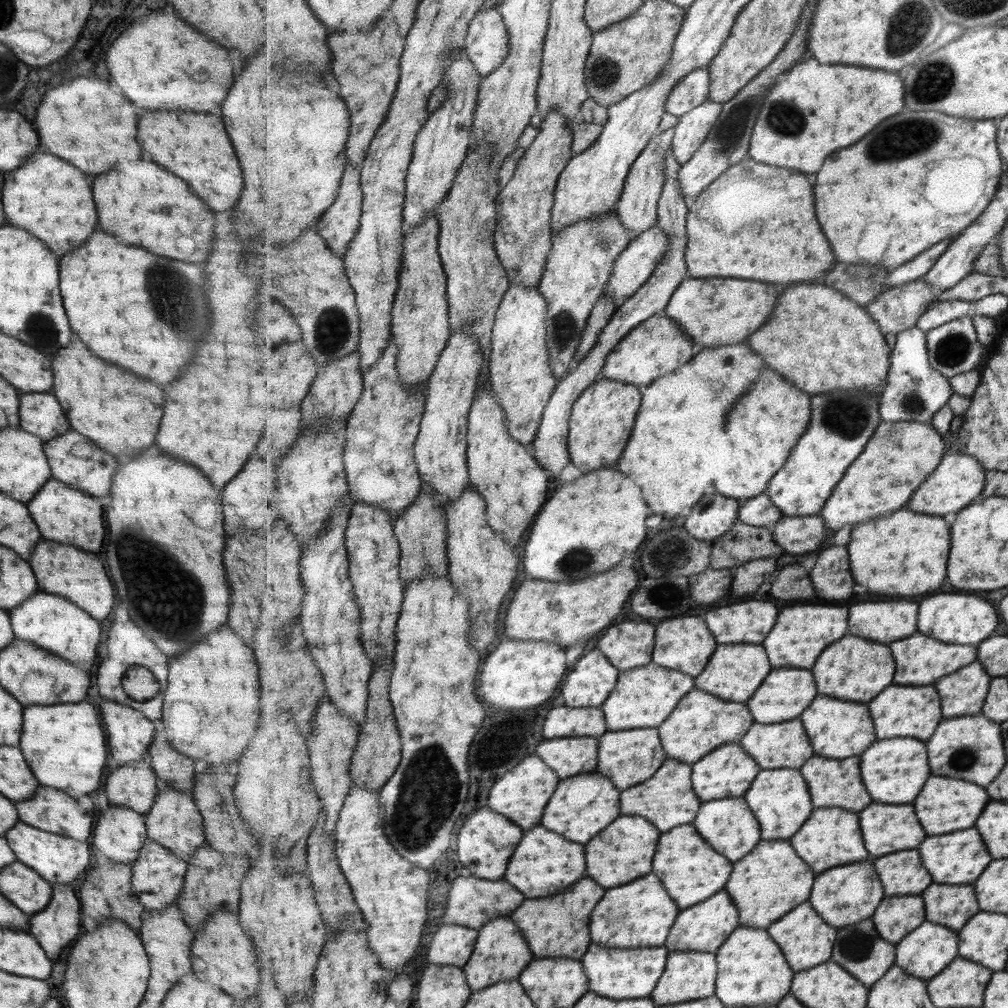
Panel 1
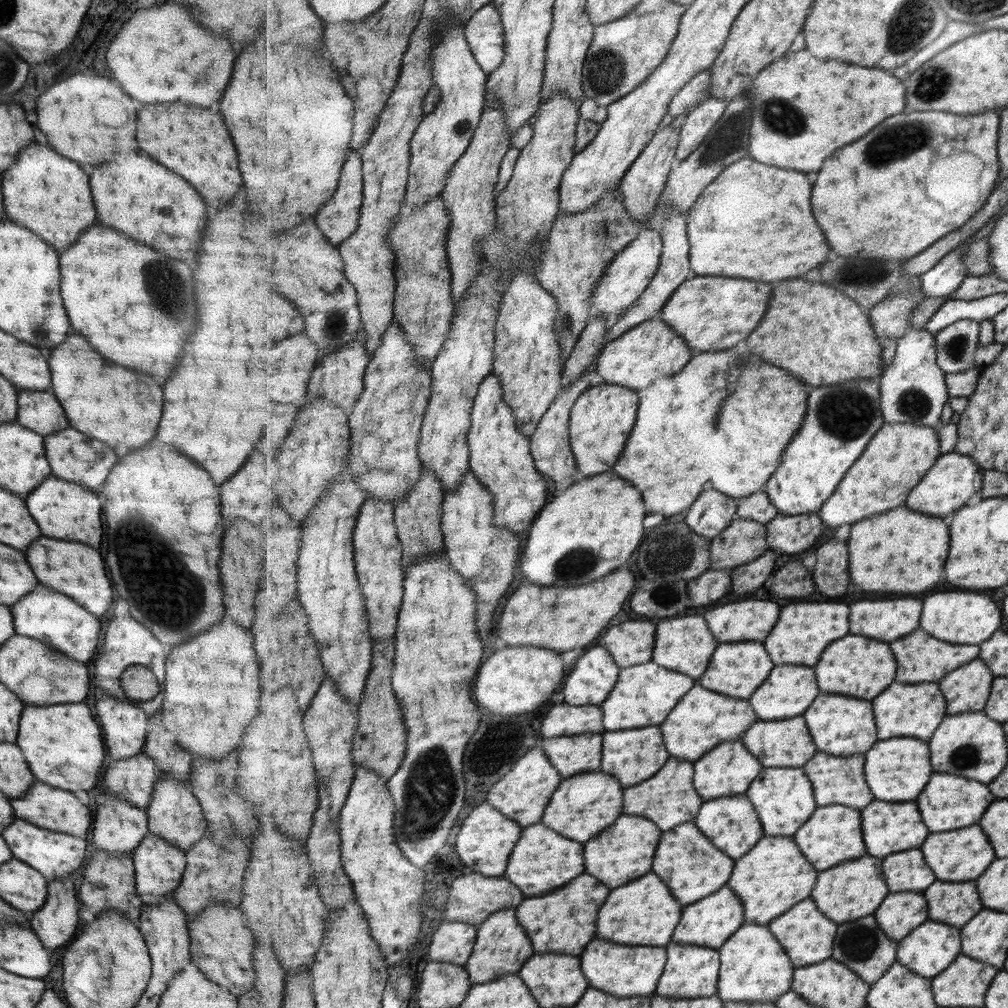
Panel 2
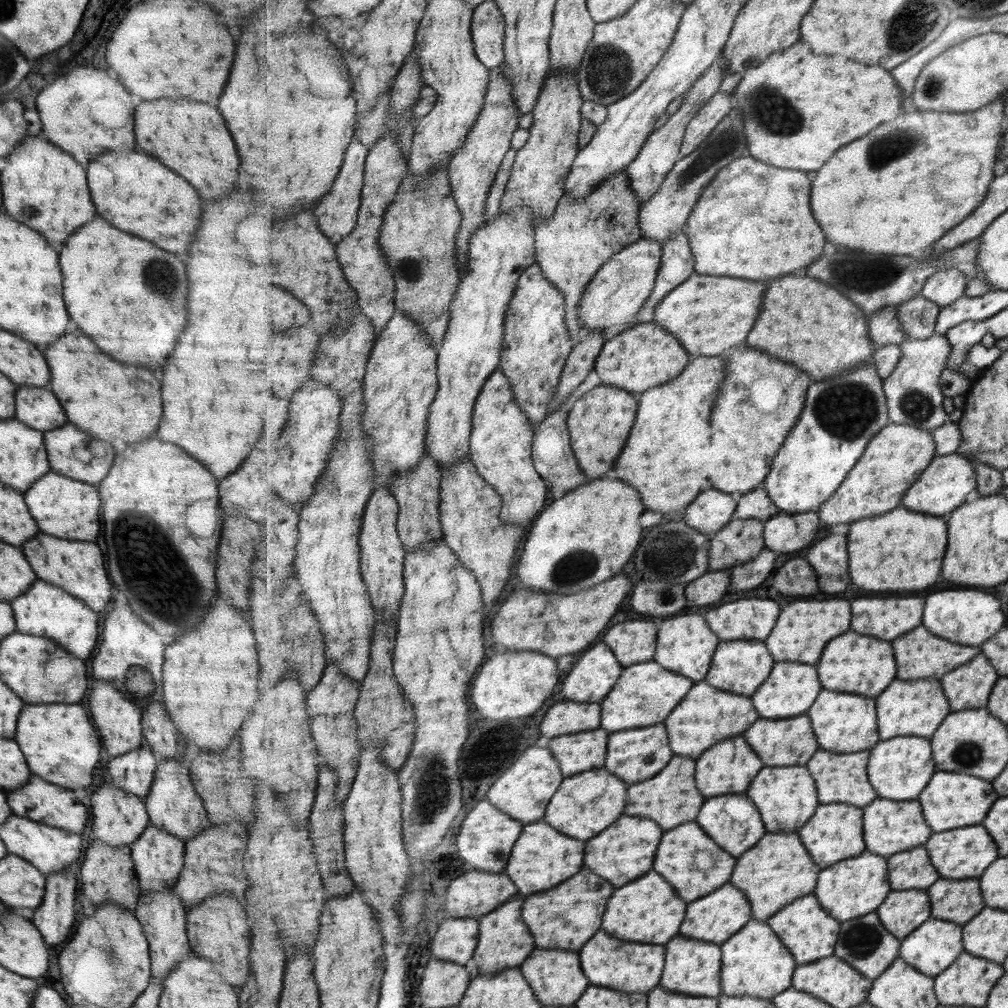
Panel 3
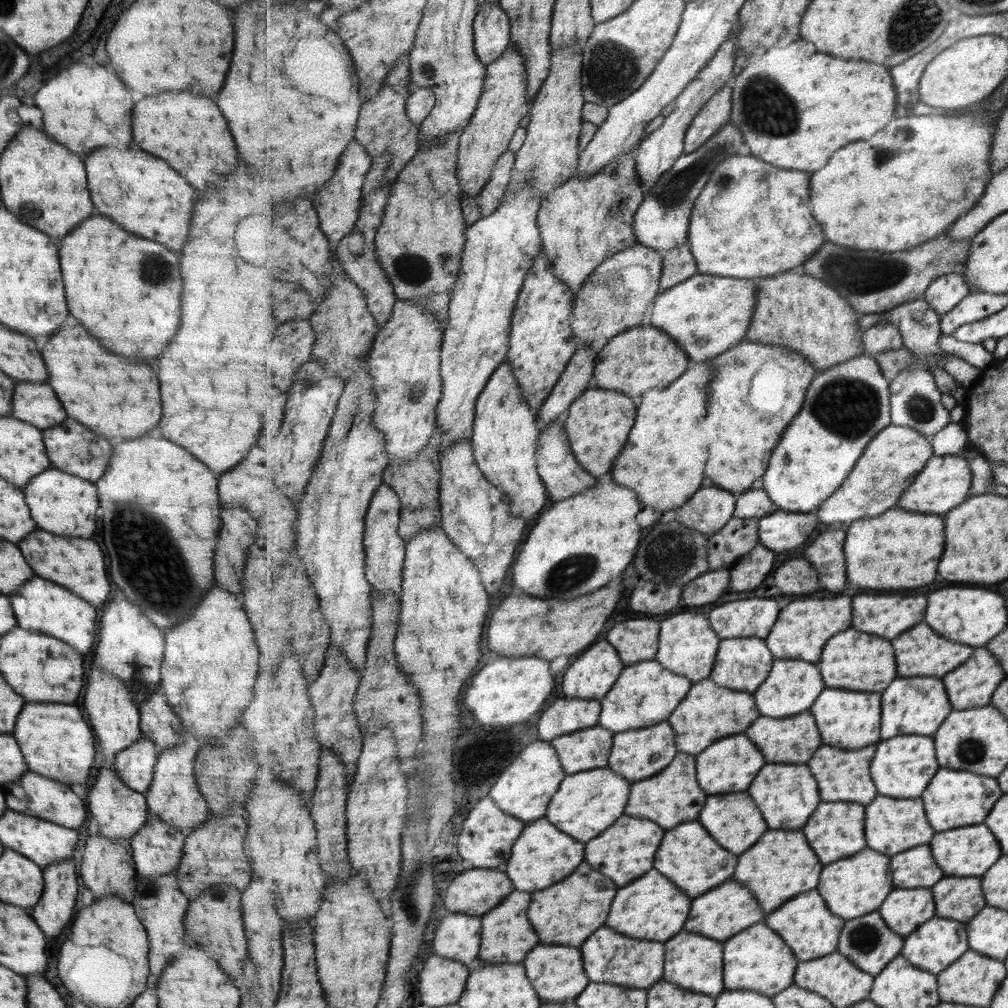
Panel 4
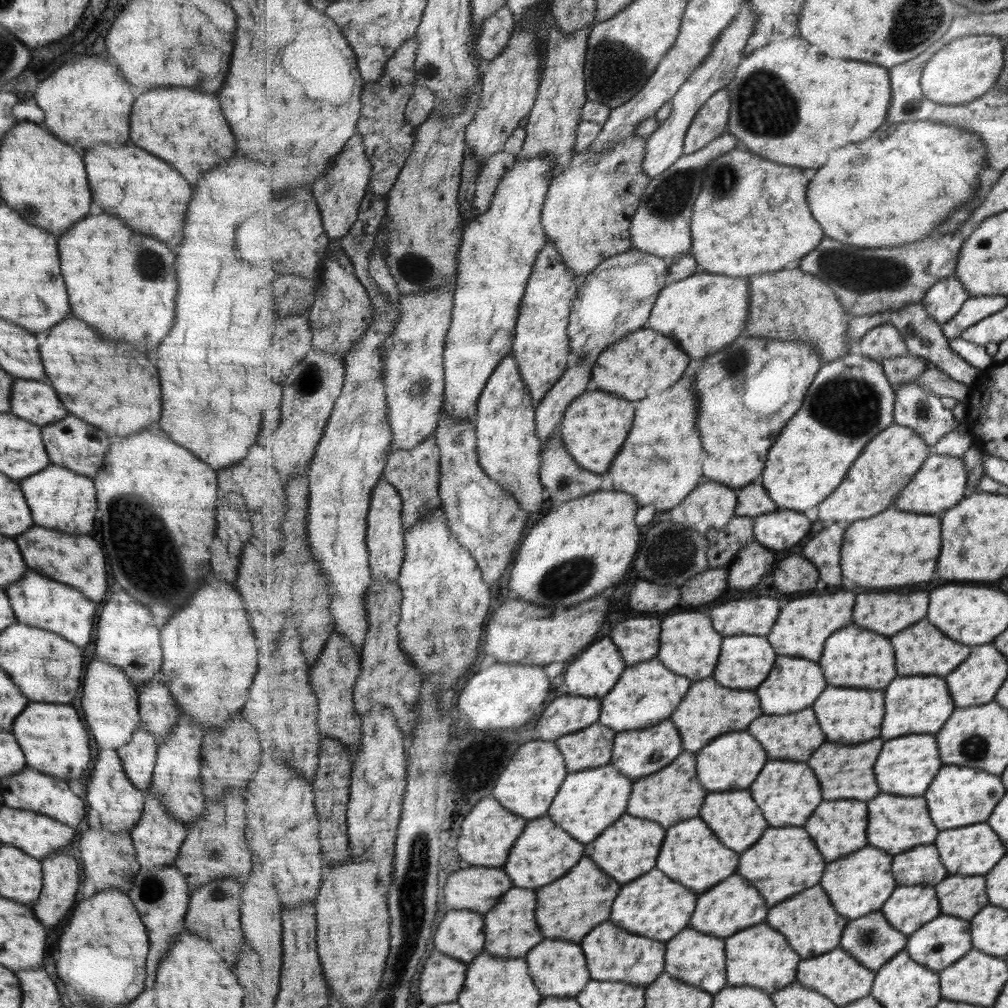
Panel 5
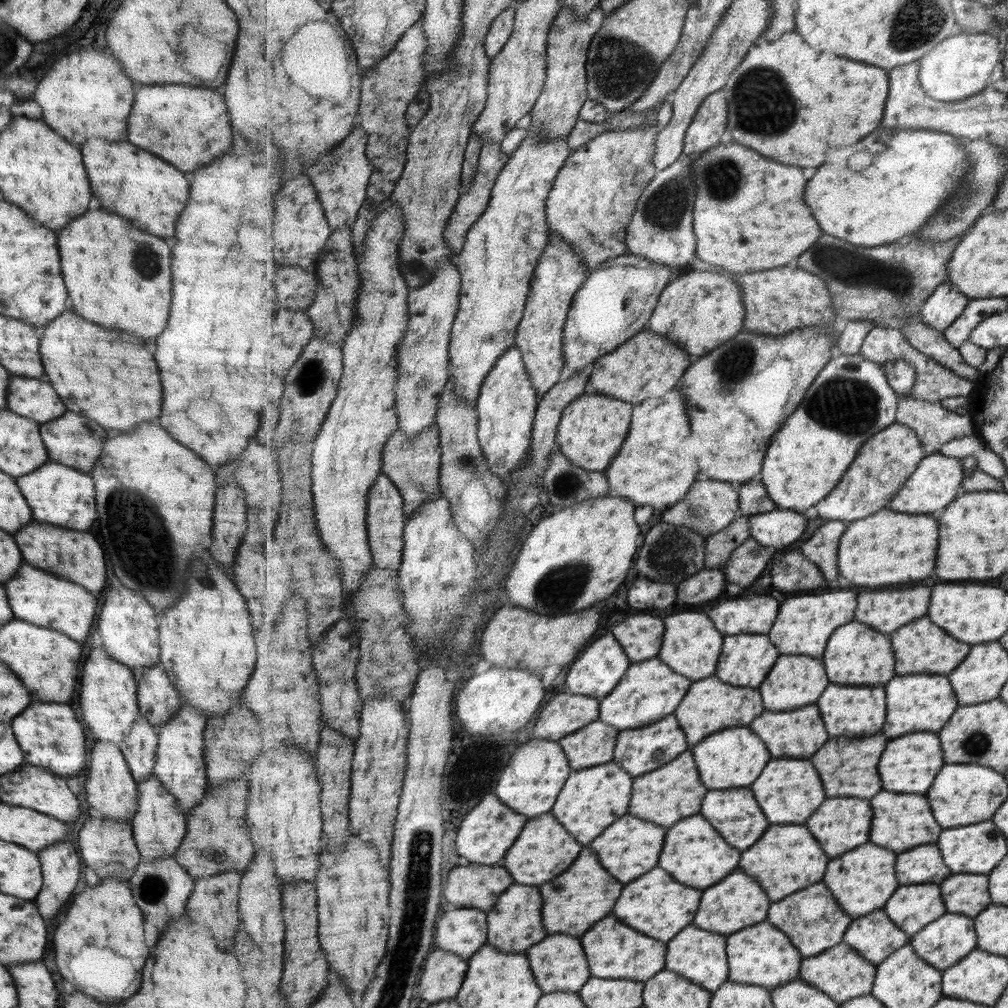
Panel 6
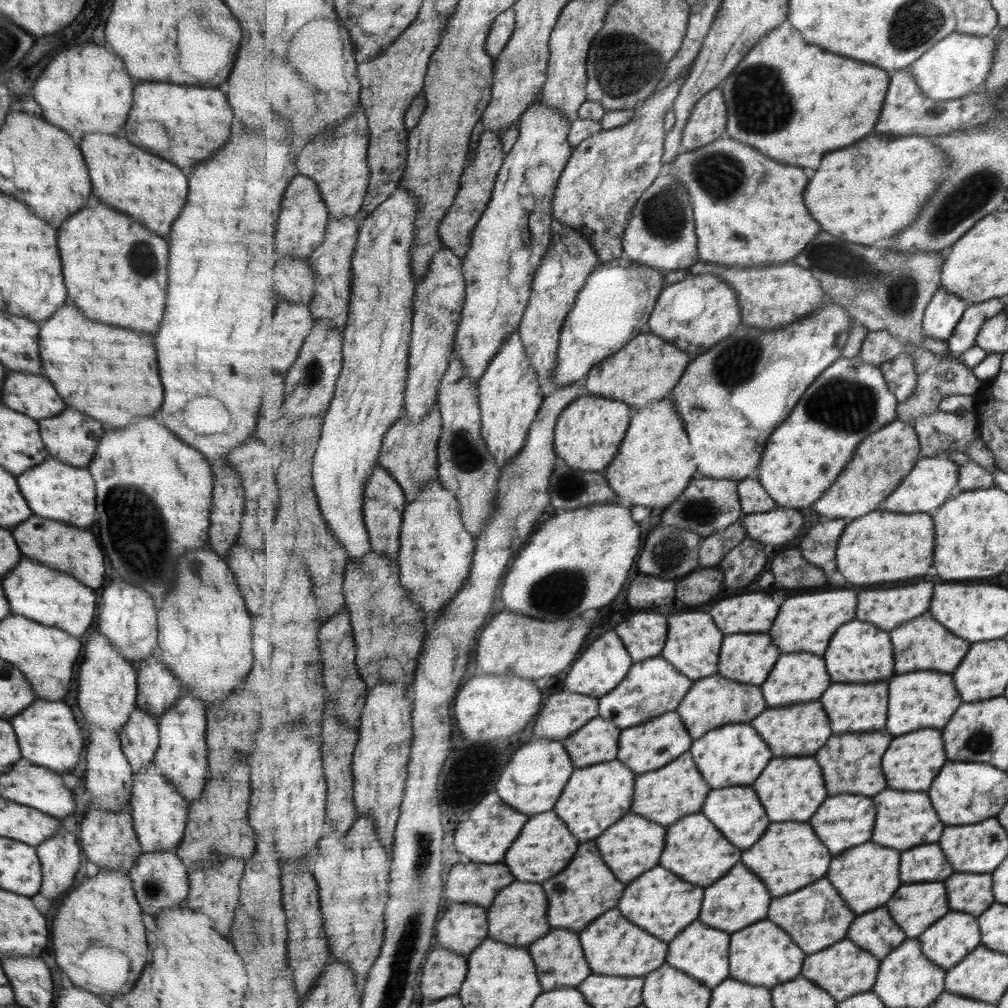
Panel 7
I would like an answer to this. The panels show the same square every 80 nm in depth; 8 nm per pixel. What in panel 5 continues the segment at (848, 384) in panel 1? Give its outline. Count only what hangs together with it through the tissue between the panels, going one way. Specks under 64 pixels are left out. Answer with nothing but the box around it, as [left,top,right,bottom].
[749,270,850,363]

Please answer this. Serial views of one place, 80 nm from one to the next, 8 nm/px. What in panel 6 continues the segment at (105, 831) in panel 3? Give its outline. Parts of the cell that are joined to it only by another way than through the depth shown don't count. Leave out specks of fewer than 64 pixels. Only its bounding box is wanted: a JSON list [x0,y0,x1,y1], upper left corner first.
[85,742,138,820]

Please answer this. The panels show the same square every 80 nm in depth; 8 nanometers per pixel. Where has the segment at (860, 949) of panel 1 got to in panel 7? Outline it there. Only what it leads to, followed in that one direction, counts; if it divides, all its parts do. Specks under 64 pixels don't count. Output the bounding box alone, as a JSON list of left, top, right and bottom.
[848,908,908,961]

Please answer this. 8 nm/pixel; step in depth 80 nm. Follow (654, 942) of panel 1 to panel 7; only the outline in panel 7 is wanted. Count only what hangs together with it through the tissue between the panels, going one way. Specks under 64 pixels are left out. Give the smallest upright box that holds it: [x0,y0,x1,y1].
[619,866,705,942]

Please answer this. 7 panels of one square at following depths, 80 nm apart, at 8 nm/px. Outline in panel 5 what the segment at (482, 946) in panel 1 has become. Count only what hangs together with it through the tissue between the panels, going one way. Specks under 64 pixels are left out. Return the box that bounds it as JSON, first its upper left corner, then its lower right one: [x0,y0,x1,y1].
[484,888,543,958]

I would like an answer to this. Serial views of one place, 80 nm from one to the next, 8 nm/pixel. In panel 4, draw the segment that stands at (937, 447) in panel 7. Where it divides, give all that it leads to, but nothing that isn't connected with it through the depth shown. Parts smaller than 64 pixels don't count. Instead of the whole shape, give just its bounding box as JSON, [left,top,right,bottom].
[891,355,951,438]

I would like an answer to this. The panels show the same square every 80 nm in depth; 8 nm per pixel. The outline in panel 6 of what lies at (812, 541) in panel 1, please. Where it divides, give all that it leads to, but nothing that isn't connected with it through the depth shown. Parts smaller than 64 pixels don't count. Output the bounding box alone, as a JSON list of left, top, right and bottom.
[750,507,807,552]

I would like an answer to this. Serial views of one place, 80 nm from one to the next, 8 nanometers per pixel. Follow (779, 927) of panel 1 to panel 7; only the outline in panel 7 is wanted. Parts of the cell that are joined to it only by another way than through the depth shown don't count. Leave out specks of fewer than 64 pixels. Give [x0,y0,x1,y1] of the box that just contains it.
[769,878,857,954]

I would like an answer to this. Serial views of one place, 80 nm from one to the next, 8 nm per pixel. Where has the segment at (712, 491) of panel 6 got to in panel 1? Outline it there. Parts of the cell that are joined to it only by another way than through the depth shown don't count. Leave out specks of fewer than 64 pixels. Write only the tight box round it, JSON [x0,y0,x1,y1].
[685,494,742,541]

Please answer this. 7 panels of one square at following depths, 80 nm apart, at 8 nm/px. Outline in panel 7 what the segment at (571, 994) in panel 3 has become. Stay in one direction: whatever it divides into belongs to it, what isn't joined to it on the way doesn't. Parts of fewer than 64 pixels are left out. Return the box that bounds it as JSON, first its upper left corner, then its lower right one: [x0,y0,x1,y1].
[529,930,591,992]

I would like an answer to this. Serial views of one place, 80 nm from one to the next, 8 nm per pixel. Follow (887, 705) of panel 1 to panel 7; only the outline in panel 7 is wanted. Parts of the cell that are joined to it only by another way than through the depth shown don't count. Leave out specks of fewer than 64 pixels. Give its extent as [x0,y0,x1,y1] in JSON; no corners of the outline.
[887,670,963,736]

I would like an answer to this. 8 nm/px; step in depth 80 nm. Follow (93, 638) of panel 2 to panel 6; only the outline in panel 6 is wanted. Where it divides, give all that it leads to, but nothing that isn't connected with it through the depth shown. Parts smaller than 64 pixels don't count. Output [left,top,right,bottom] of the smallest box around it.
[3,564,97,644]

